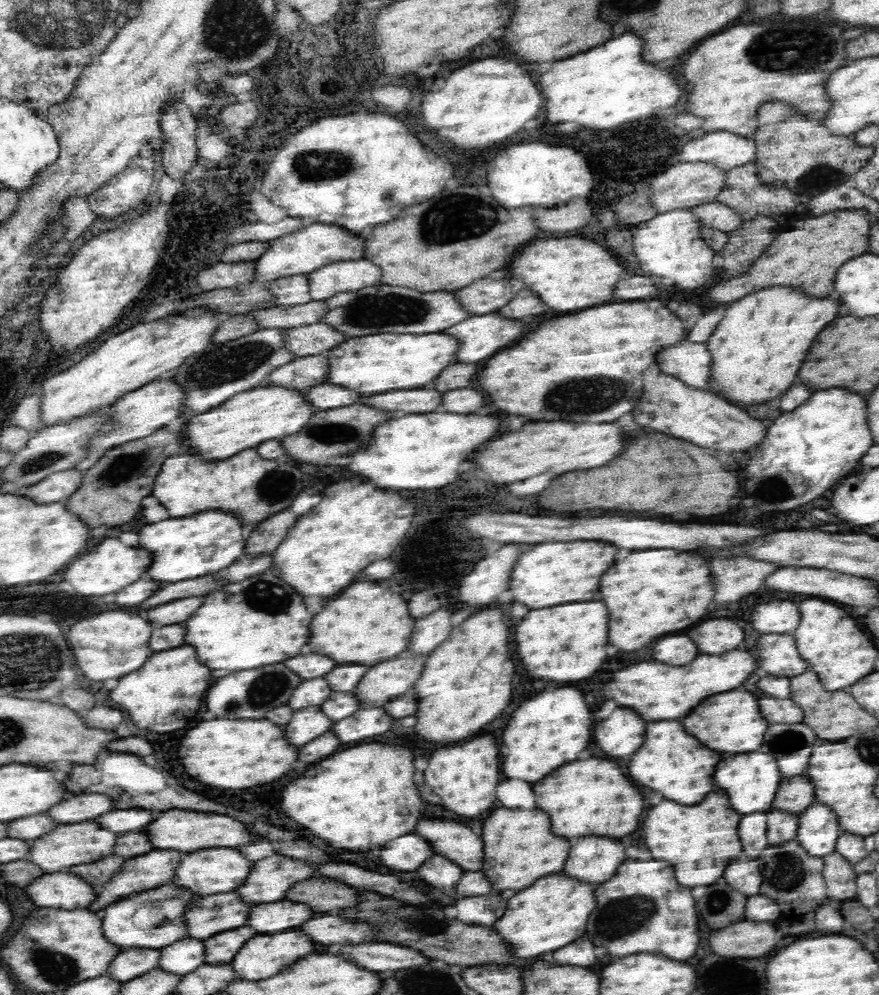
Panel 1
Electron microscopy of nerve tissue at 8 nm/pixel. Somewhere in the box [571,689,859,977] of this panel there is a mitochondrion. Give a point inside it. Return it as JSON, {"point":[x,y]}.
{"point":[789,868]}

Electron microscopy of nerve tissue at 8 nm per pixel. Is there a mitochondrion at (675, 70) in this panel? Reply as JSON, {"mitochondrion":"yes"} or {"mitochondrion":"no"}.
{"mitochondrion":"no"}

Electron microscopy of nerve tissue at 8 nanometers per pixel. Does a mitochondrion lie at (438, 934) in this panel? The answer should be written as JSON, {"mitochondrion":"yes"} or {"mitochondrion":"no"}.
{"mitochondrion":"no"}

